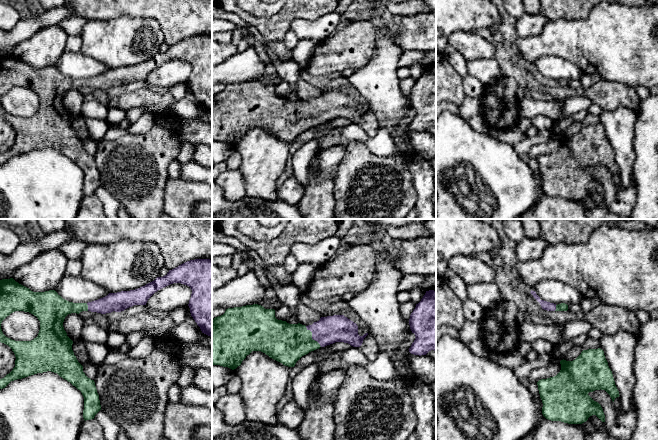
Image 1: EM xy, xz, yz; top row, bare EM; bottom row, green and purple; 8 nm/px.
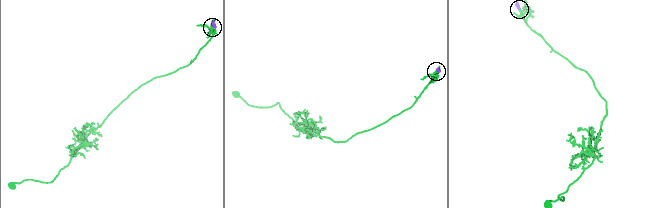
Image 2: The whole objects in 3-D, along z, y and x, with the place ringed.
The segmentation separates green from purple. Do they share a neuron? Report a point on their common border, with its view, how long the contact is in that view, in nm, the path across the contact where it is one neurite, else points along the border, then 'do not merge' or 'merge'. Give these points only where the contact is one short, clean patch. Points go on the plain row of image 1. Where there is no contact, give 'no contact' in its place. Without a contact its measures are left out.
contact xz (311, 113); length 220 nm; way xz (286, 119), (311, 113), (337, 104); merge

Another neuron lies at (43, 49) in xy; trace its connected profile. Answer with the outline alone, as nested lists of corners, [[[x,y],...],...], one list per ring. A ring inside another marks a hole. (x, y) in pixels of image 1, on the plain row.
[[[57,25],[49,26],[20,43],[12,54],[33,68],[55,66],[65,51],[68,37]]]

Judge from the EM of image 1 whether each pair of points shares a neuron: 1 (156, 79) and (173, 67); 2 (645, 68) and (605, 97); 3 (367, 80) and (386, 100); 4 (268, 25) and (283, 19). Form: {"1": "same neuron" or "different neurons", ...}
{"1": "same neuron", "2": "different neurons", "3": "same neuron", "4": "same neuron"}

